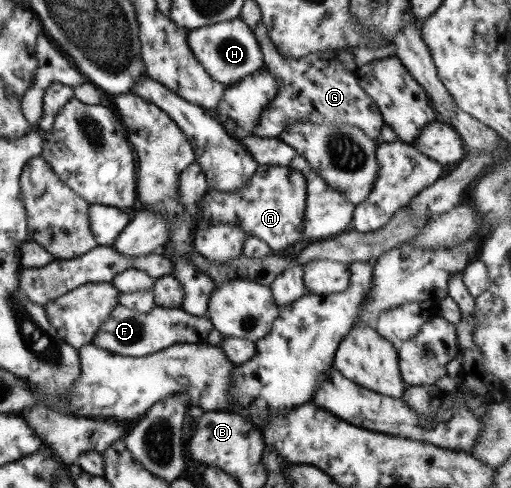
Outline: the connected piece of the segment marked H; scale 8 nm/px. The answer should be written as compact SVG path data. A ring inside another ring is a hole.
M239 18L189 30L187 43L211 78L226 86L265 68L264 55L254 31Z

